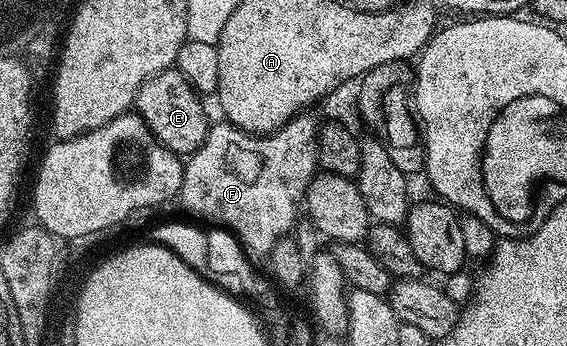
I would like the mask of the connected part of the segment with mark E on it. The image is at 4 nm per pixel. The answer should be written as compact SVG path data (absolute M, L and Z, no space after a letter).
M170 68L142 84L137 93L135 110L157 141L178 156L188 156L201 147L211 125L211 118L205 115L205 106L201 102L204 102L202 95L194 90L180 70Z

